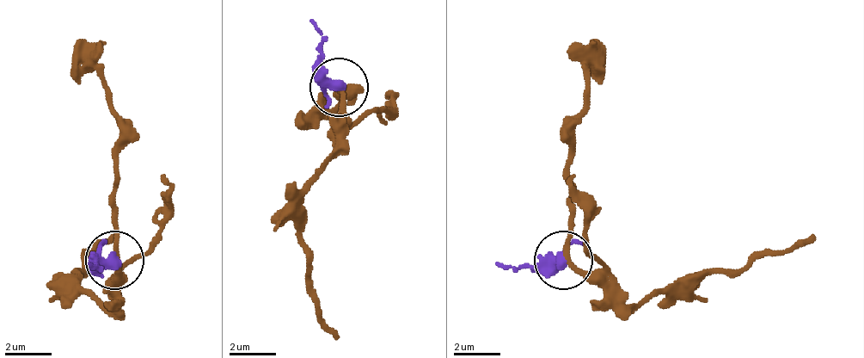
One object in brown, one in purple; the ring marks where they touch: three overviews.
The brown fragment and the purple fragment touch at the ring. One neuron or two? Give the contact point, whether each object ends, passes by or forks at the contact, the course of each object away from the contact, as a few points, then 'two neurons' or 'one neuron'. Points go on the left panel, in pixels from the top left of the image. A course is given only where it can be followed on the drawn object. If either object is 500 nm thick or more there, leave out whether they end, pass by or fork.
(114, 260) | brown passes by | purple passes by | brown via (113, 259), (119, 270), (107, 305), (77, 282), (77, 270), (89, 253), (113, 235) | purple via (113, 259), (95, 264), (83, 264) | two neurons

